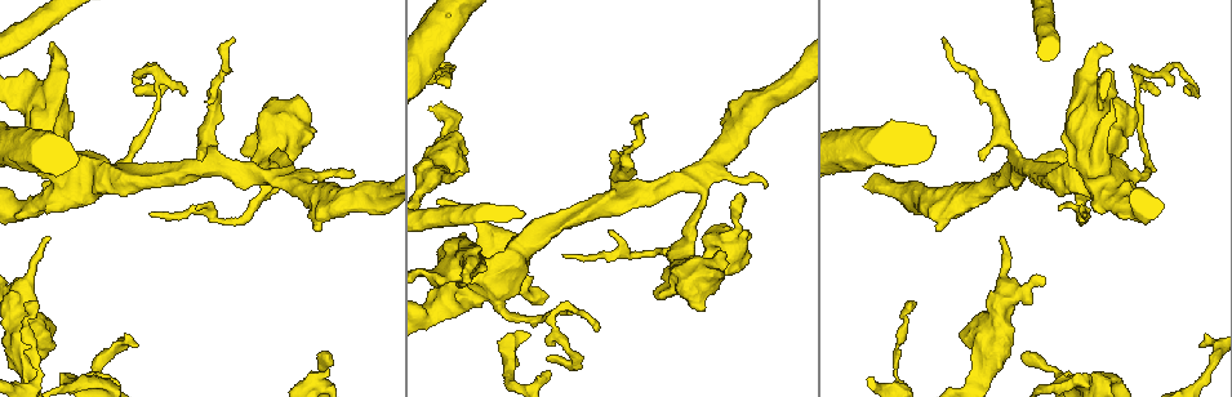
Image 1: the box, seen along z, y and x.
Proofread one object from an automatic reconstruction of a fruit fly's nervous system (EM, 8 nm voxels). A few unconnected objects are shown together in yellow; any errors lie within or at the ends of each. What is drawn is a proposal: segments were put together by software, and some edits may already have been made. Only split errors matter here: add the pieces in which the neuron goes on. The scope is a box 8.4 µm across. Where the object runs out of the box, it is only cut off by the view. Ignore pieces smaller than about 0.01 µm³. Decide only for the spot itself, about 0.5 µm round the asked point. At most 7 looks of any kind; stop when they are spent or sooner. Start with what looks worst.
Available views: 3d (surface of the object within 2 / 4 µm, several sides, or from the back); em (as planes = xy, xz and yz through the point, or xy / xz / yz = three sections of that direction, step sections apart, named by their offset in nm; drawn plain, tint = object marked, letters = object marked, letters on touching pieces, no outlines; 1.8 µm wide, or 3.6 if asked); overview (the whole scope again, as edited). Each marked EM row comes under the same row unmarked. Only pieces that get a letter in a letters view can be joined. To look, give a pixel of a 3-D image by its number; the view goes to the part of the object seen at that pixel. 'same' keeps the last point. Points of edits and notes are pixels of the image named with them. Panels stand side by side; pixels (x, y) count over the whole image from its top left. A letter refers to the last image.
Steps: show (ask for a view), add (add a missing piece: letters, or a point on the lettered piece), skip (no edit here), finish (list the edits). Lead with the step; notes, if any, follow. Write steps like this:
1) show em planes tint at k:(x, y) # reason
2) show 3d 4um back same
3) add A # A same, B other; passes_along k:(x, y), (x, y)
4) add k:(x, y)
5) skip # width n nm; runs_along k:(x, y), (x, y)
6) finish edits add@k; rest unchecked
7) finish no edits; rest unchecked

show em planes letters at 1:(1200, 347) # branch stops here

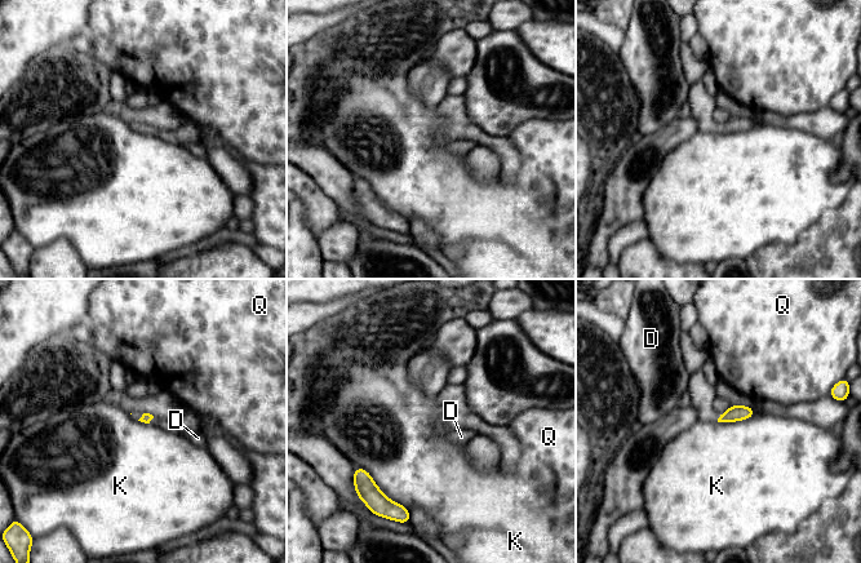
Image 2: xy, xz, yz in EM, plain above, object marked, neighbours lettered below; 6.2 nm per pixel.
skip # longest_contact K 440 nm; D other, K other, Q other; no lettered piece goes on from it

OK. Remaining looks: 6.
show em planes letters at 1:(36, 301) # branch stops here

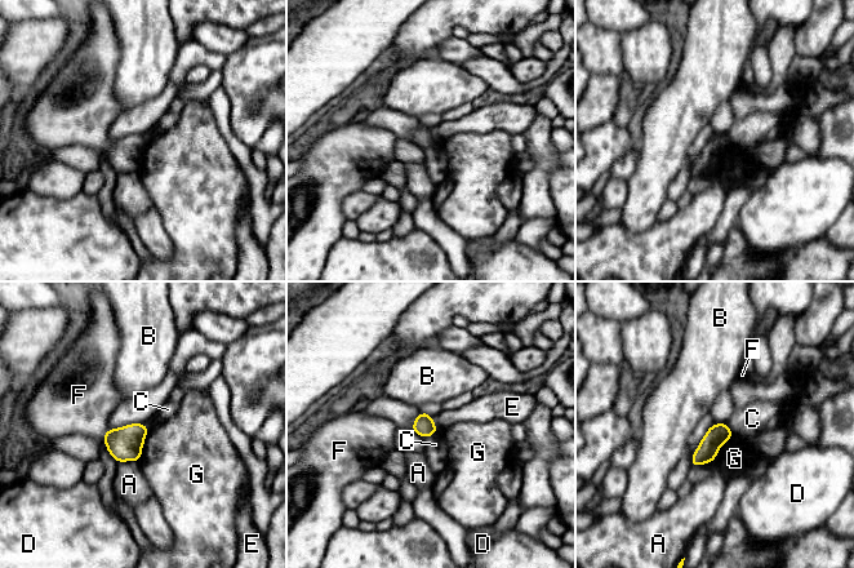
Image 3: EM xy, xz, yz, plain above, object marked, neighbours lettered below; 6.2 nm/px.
skip # width 140 nm; A other, B other, C other, D other, E other, F other, G other; border 3:(432, 418), (437, 427); no lettered piece goes on from it

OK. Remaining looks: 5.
show em xy step 4 tint at 1:(735, 224) # abrupt turn

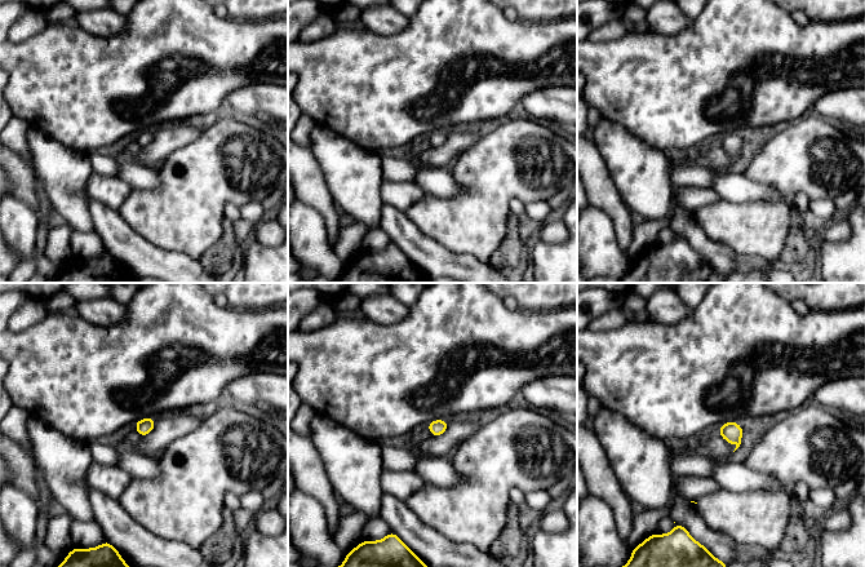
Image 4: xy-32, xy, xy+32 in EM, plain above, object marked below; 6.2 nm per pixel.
show em planes letters same

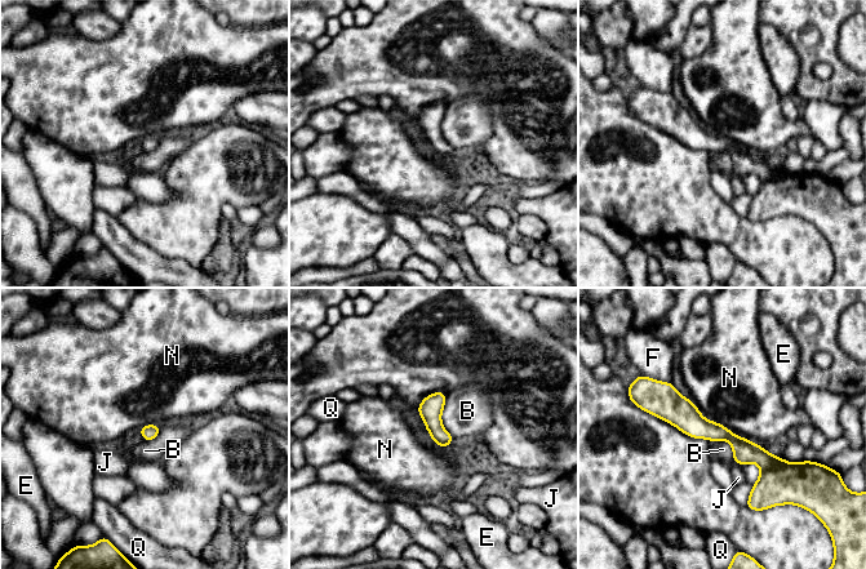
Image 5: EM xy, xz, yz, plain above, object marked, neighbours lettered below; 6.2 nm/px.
skip # B other, E other, F other, J other, N other, Q other; no lettered piece goes on from it

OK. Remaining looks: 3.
finish no edits; rest unchecked

